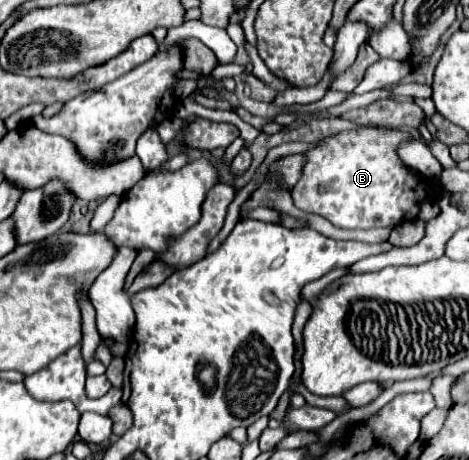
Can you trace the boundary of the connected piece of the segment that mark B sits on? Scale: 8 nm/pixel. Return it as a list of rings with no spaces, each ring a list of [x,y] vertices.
[[[360,127],[356,131],[344,131],[322,139],[316,149],[306,153],[308,163],[302,173],[302,181],[298,181],[298,185],[294,187],[294,205],[302,211],[322,215],[332,225],[342,229],[374,229],[400,225],[402,221],[416,219],[422,203],[438,201],[438,191],[428,179],[410,175],[400,157],[396,155],[396,147],[406,139],[410,139],[410,135],[380,127]]]

